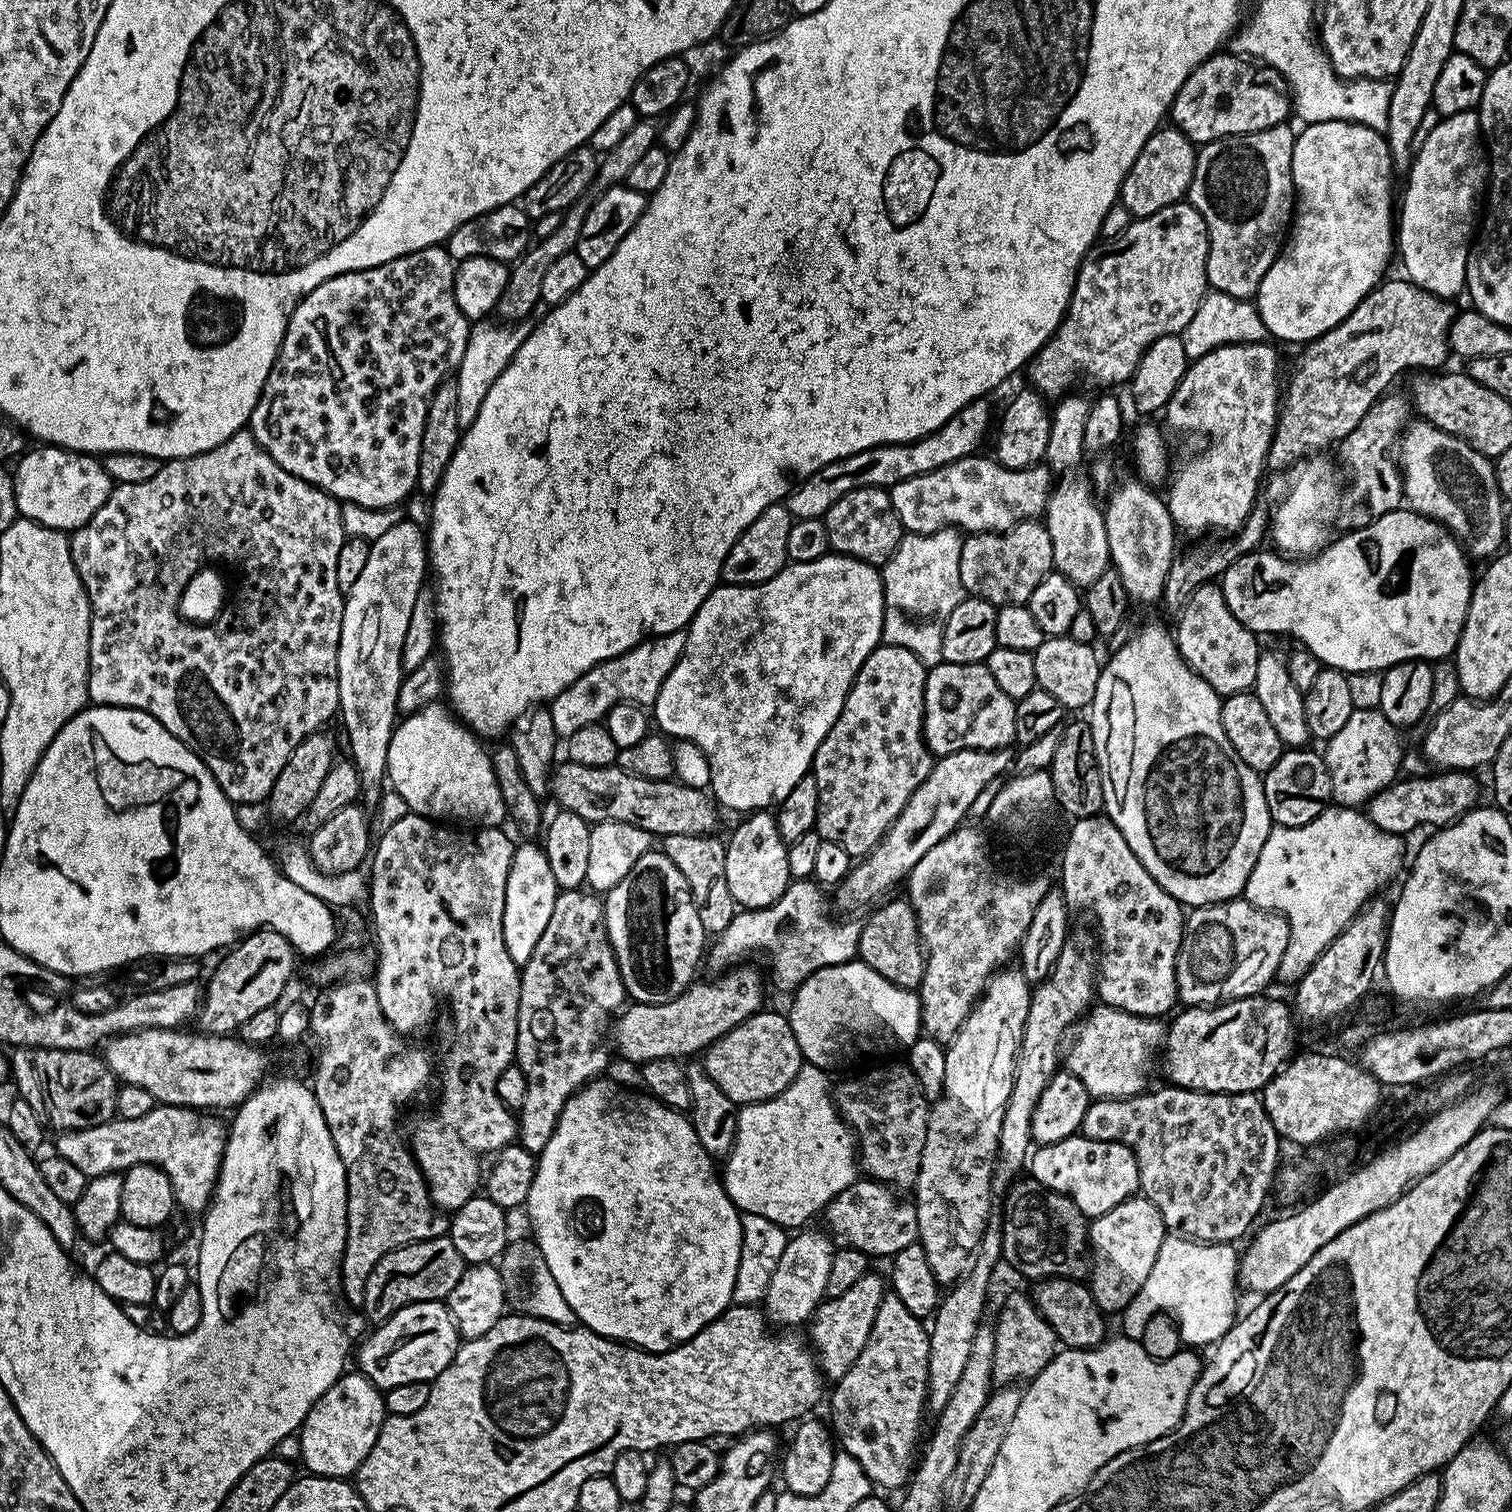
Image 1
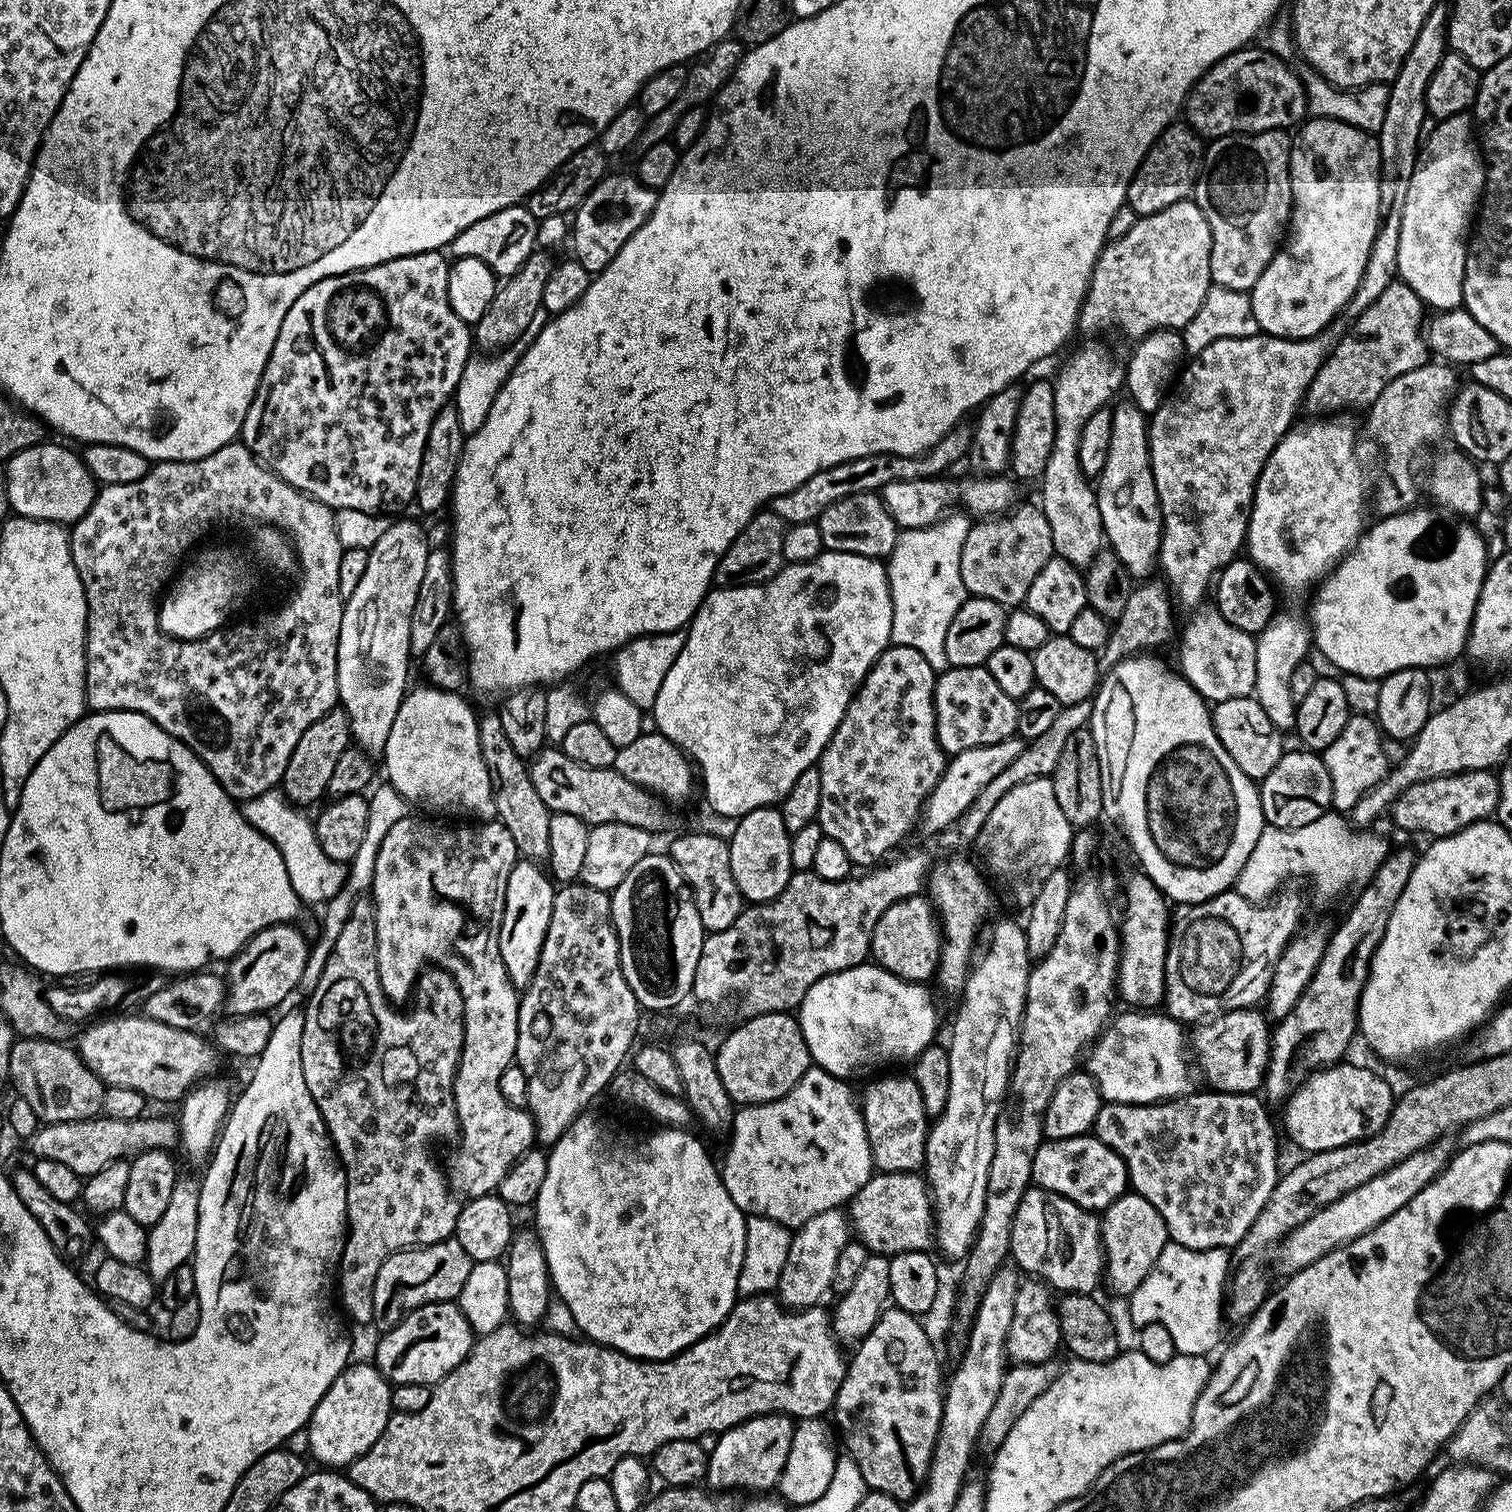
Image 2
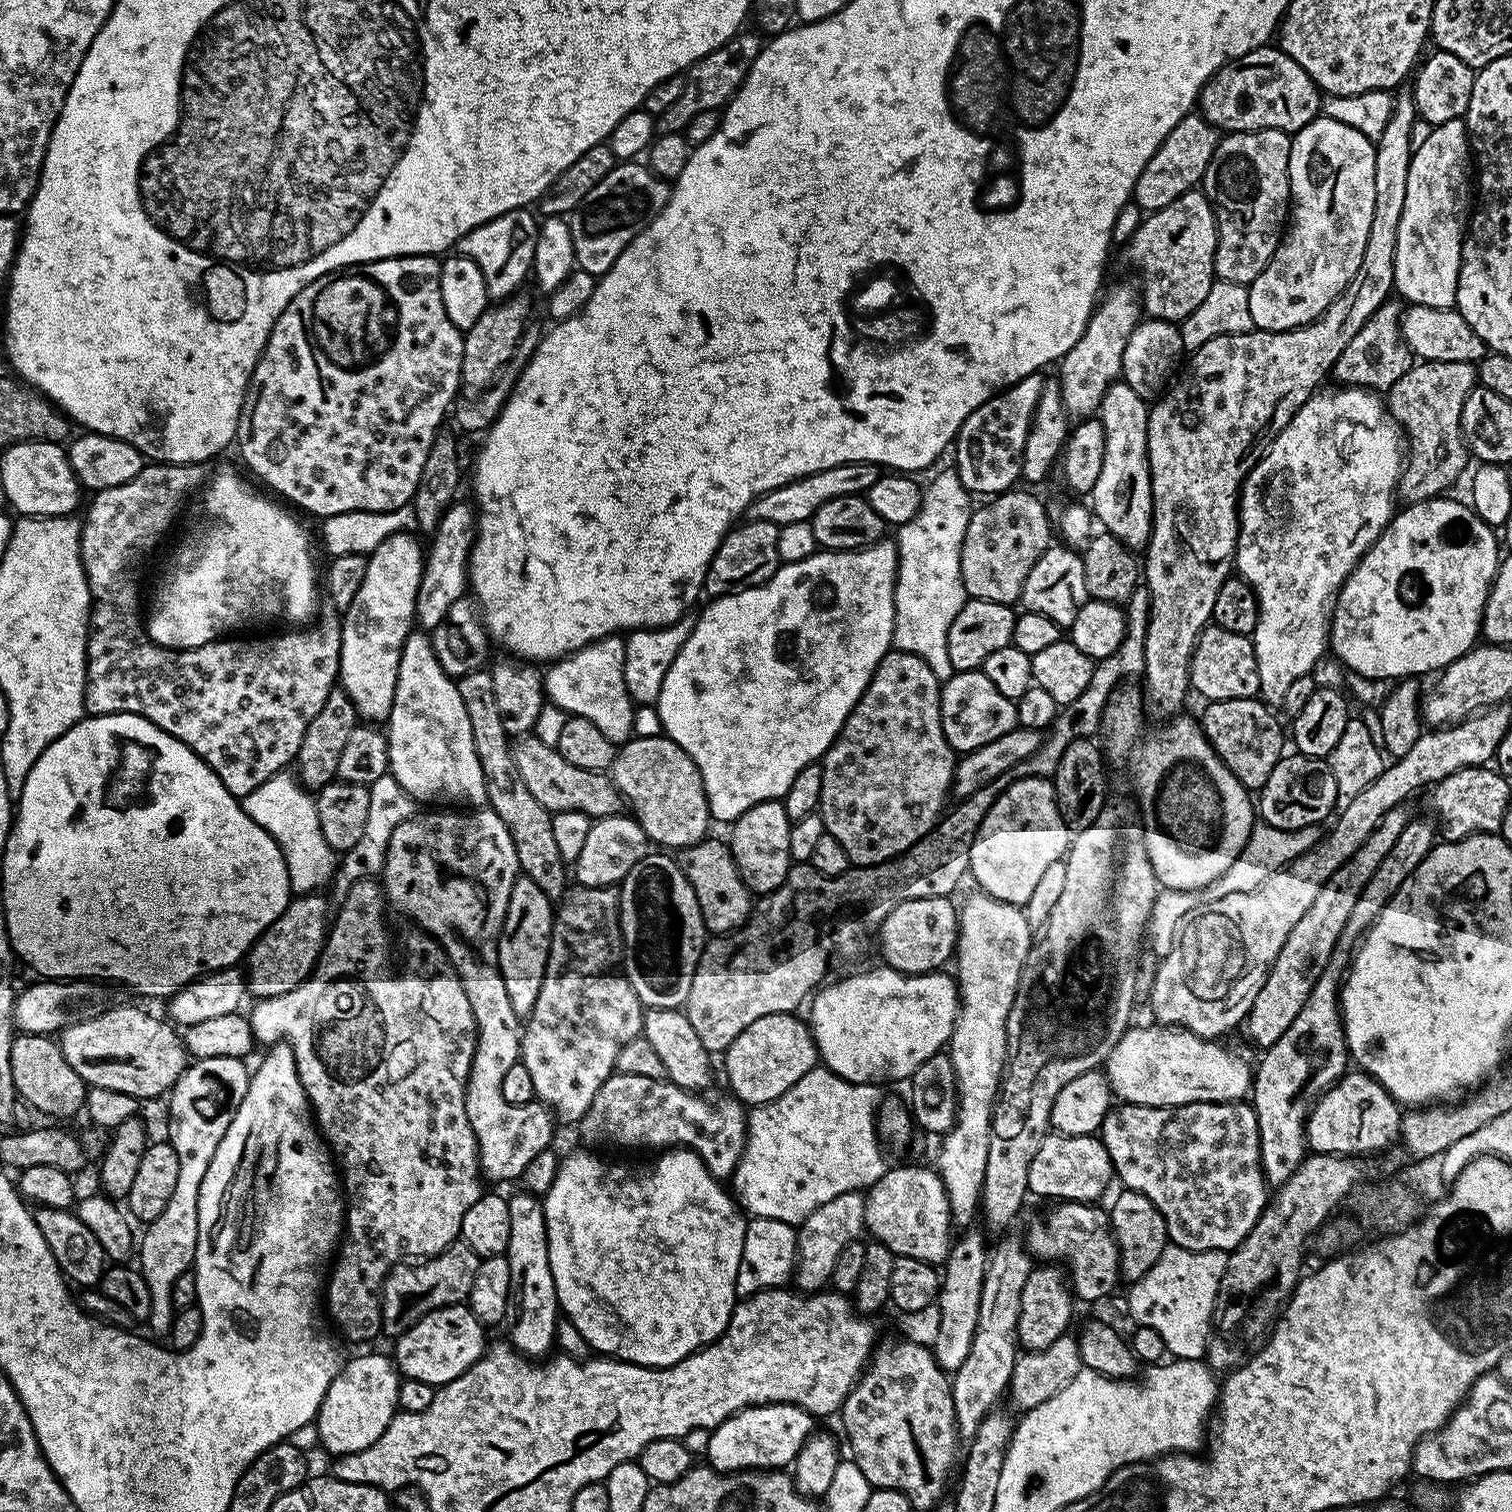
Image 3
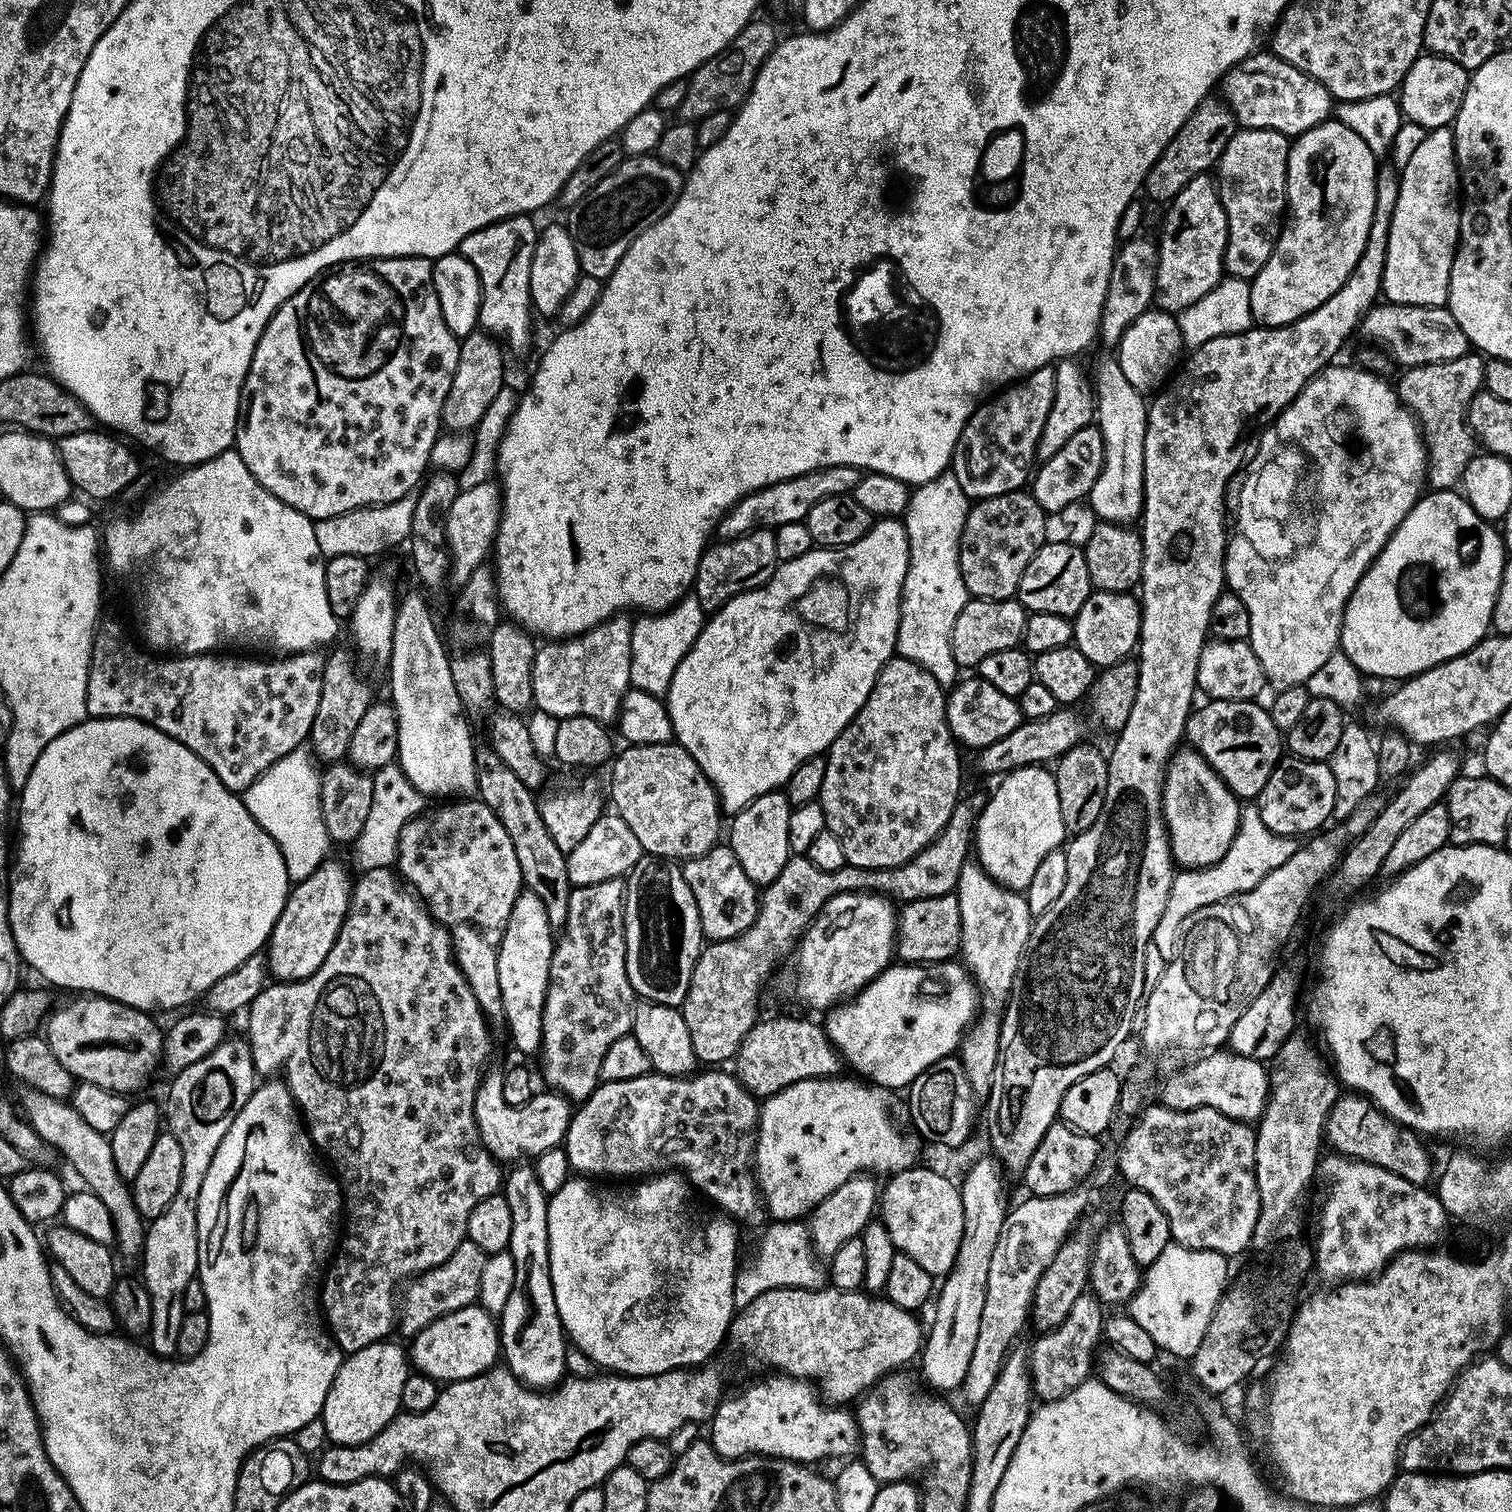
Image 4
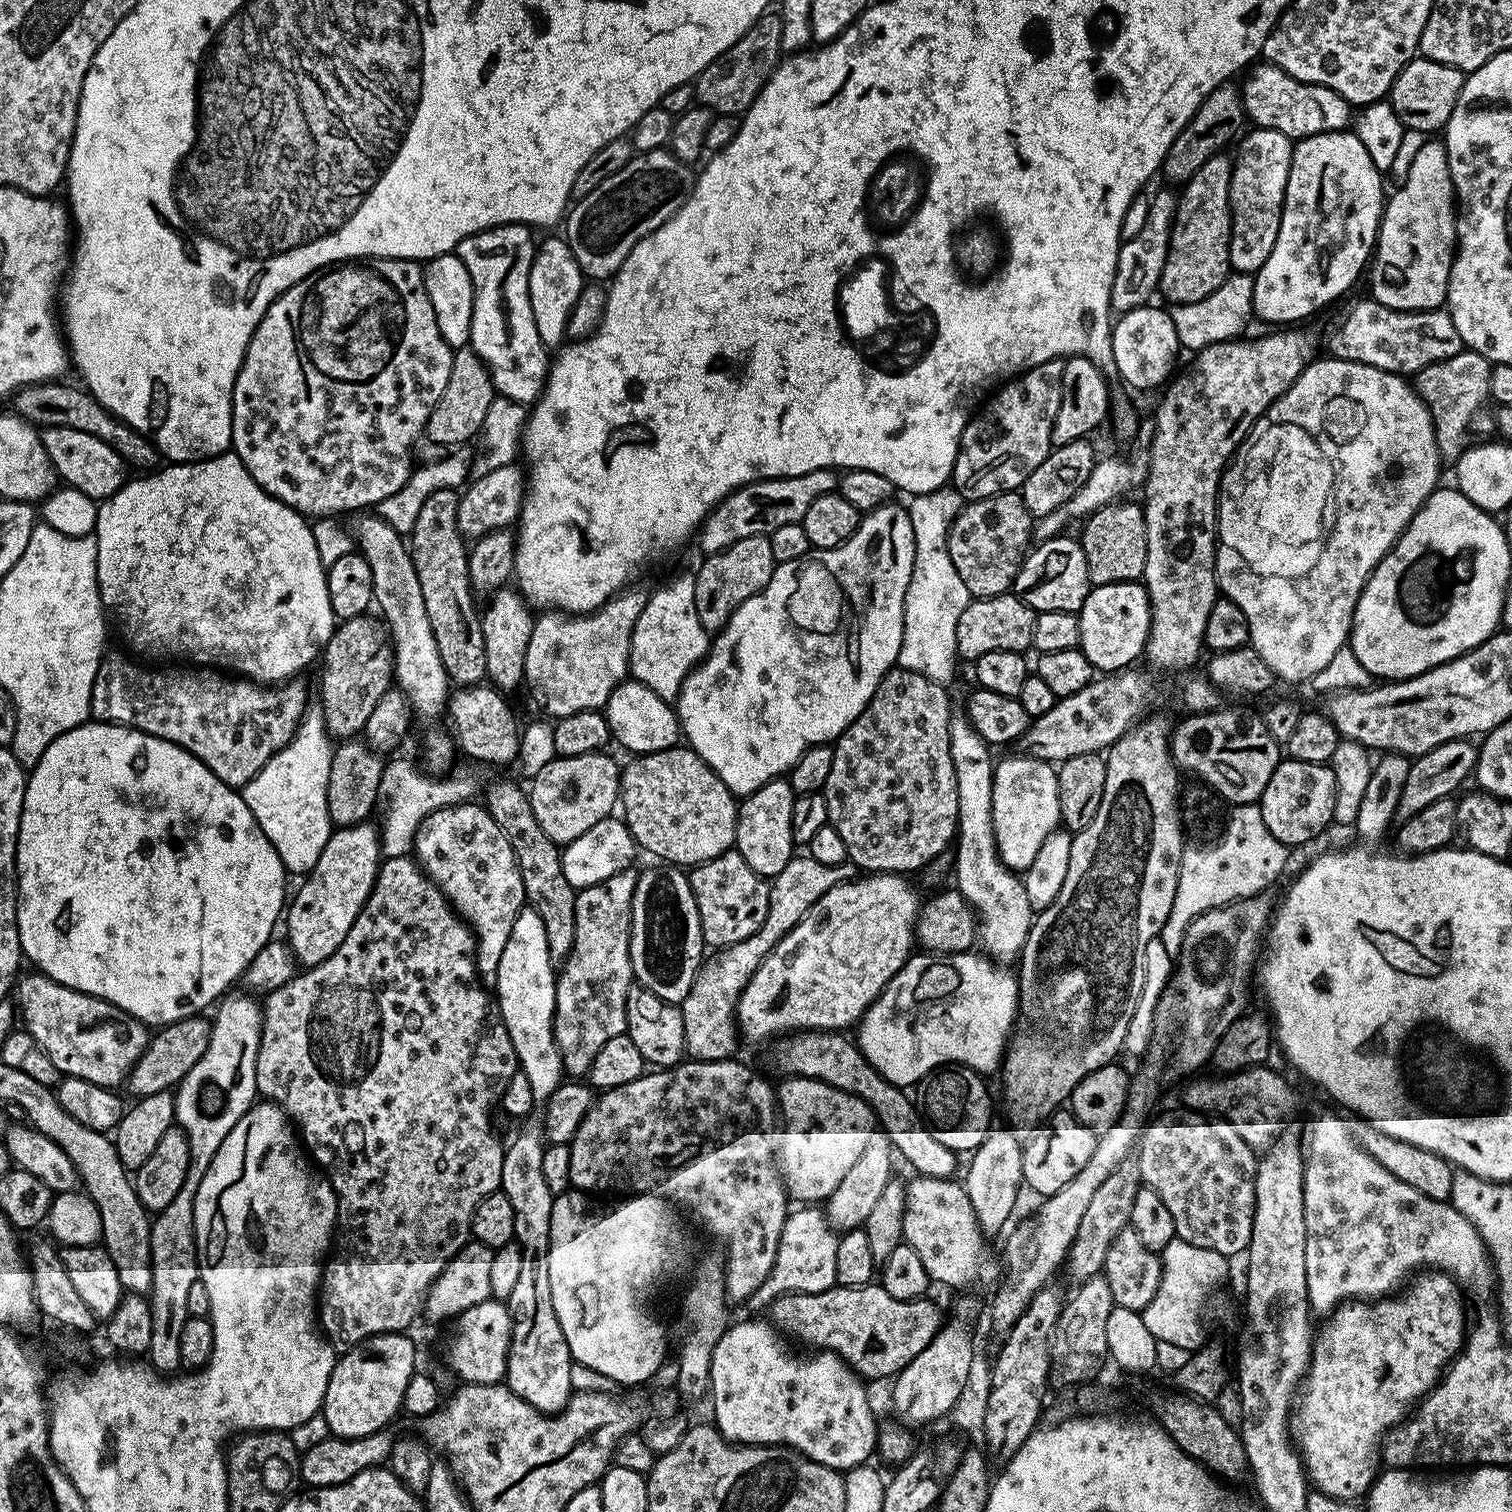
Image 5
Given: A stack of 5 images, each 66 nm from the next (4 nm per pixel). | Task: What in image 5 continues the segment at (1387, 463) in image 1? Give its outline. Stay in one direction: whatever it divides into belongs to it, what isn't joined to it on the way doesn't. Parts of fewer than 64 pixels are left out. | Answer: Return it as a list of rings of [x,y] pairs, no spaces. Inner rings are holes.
[[[1461,350],[1458,354],[1454,354],[1454,358],[1439,360],[1438,362],[1434,362],[1430,366],[1426,366],[1424,369],[1422,369],[1422,371],[1415,373],[1414,387],[1416,389],[1416,392],[1420,395],[1420,400],[1428,408],[1428,413],[1430,414],[1430,418],[1432,419],[1432,425],[1434,426],[1434,430],[1436,431],[1436,445],[1438,446],[1438,450],[1440,451],[1441,461],[1455,462],[1457,458],[1459,458],[1459,456],[1464,453],[1465,448],[1469,447],[1470,439],[1468,440],[1468,427],[1471,426],[1472,419],[1474,419],[1476,416],[1476,411],[1478,411],[1484,403],[1489,403],[1490,400],[1488,391],[1490,390],[1490,374],[1492,373],[1492,366],[1492,361],[1487,360],[1487,358],[1482,354],[1478,354],[1477,352],[1470,352],[1467,350]]]

